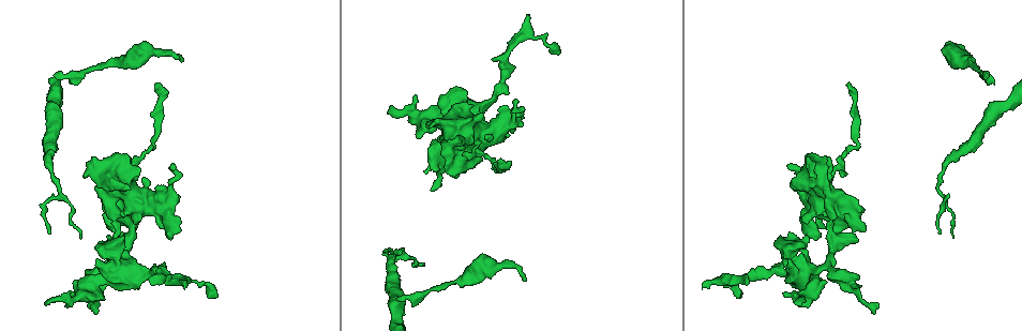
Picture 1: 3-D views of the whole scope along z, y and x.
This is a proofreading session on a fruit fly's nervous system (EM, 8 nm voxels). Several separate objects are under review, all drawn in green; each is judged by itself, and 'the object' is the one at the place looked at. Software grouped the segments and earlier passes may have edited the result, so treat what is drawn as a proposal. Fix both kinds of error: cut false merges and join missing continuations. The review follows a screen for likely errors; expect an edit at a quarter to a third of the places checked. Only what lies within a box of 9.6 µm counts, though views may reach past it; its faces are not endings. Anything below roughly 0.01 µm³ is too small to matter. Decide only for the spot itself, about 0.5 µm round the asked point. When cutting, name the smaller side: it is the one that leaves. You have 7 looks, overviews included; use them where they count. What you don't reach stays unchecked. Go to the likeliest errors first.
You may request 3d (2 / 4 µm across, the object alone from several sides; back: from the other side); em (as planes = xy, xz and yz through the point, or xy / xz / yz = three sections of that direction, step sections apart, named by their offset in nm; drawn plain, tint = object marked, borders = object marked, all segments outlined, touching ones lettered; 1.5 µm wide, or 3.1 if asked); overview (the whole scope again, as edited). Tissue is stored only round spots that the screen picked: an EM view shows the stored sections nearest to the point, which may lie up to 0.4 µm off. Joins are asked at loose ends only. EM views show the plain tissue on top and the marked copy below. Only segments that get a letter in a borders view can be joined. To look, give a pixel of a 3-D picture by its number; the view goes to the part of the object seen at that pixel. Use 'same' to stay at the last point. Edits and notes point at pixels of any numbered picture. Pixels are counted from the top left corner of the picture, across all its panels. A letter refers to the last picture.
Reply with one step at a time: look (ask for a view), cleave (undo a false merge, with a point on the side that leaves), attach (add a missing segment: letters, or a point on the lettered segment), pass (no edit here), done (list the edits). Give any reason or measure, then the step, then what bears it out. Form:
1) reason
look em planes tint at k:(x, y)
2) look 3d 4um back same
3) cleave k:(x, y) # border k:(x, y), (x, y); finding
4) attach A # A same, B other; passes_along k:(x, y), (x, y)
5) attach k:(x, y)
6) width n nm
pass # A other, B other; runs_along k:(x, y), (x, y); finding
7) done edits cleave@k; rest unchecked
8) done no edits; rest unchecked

branch stops here
look 3d 4um at 1:(180, 60)

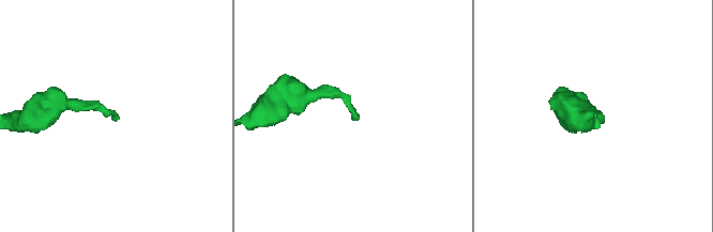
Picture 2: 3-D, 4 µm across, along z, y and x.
look em planes borders at 2:(113, 119)

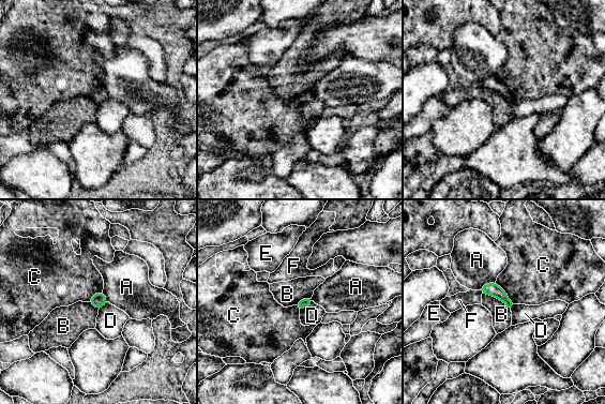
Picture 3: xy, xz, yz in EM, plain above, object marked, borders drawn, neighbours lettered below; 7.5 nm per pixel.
longest_contact B 240 nm
pass # A other, B other, C other, D other, E other, F other; border 3:(483, 293), (499, 298), (510, 308); none of them fits

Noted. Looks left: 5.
three arms meet
look 3d 2um at 1:(827, 267)

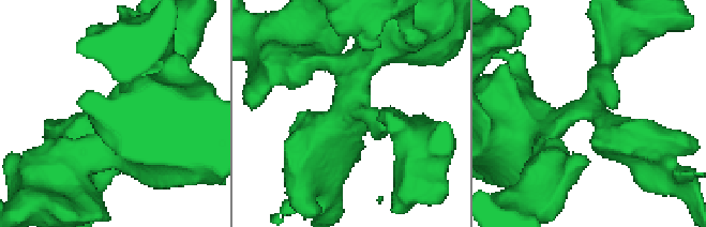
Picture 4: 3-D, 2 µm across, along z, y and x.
now the EM
look em planes borders at 4:(356, 106)

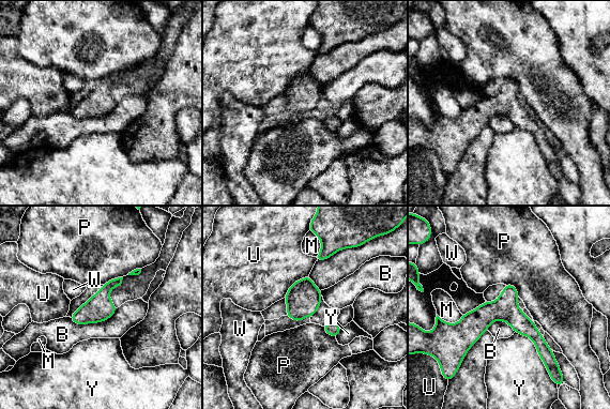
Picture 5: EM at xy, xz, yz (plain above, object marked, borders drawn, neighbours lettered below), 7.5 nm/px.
pass # B other, M other, P other, U other, W other, Y other; runs_along 5:(441, 324), (512, 314), (549, 352); one neuron here

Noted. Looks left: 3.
an open end
look em xz step 8 borders at 1:(81, 237)

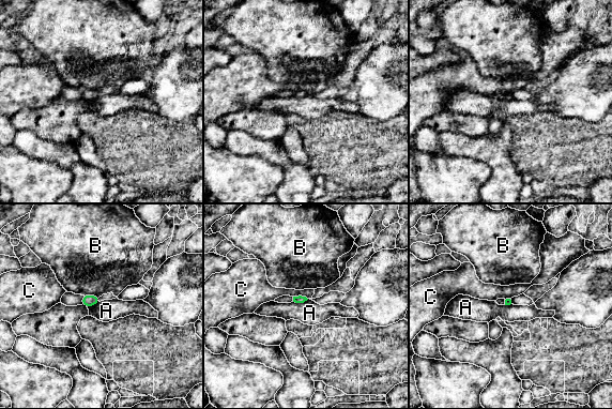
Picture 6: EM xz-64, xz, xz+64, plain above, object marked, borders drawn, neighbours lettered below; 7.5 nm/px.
pass # A other, B other, C other; border 6:(308, 299), (303, 302), (293, 302); no lettered segment goes on from it

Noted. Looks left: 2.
done no edits; rest unchecked

